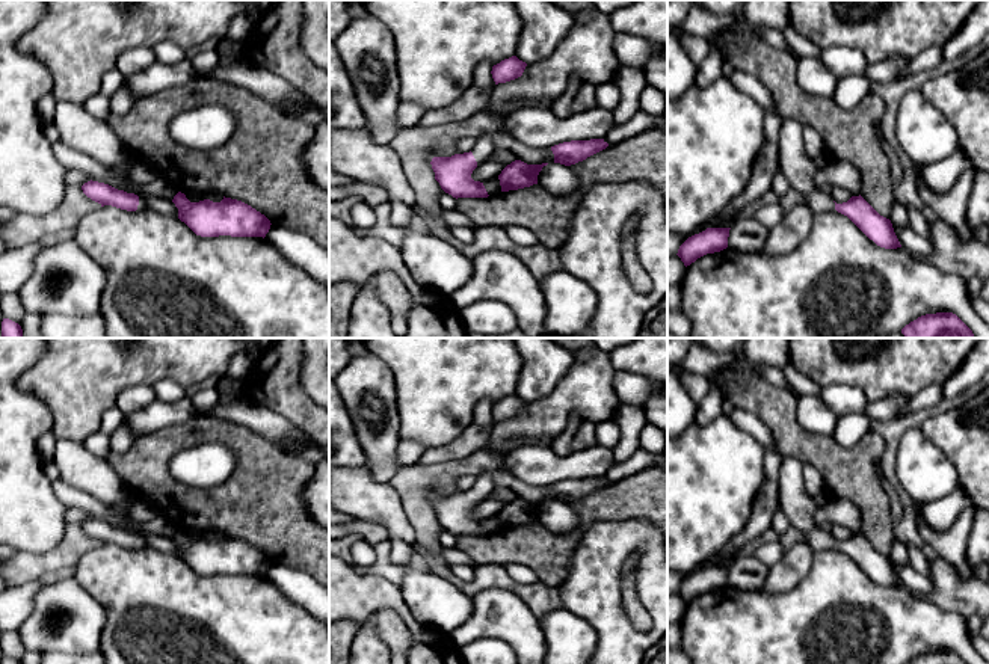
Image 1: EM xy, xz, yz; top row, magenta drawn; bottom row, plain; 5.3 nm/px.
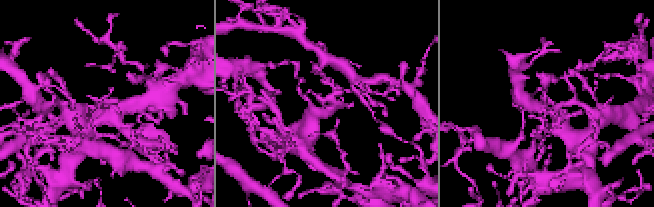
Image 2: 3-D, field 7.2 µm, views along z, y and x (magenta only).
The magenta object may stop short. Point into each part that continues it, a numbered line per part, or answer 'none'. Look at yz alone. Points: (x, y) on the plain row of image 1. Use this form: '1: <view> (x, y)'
1: yz (799, 507)

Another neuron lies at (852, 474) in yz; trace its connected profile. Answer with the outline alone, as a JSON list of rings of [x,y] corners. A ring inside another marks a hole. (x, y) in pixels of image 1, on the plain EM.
[[[720,368],[708,377],[722,385],[735,407],[755,413],[770,429],[782,456],[815,466],[830,496],[850,500],[862,516],[861,534],[889,557],[894,522],[877,471],[885,448],[877,432],[870,429],[855,447],[844,448],[832,436],[808,433],[800,427],[797,395],[790,388],[775,386],[750,370],[732,373]]]

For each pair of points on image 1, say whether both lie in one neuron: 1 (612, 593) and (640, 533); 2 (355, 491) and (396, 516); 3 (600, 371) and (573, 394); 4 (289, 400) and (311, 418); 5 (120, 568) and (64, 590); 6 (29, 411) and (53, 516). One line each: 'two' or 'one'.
1: one
2: one
3: one
4: one
5: two
6: one

